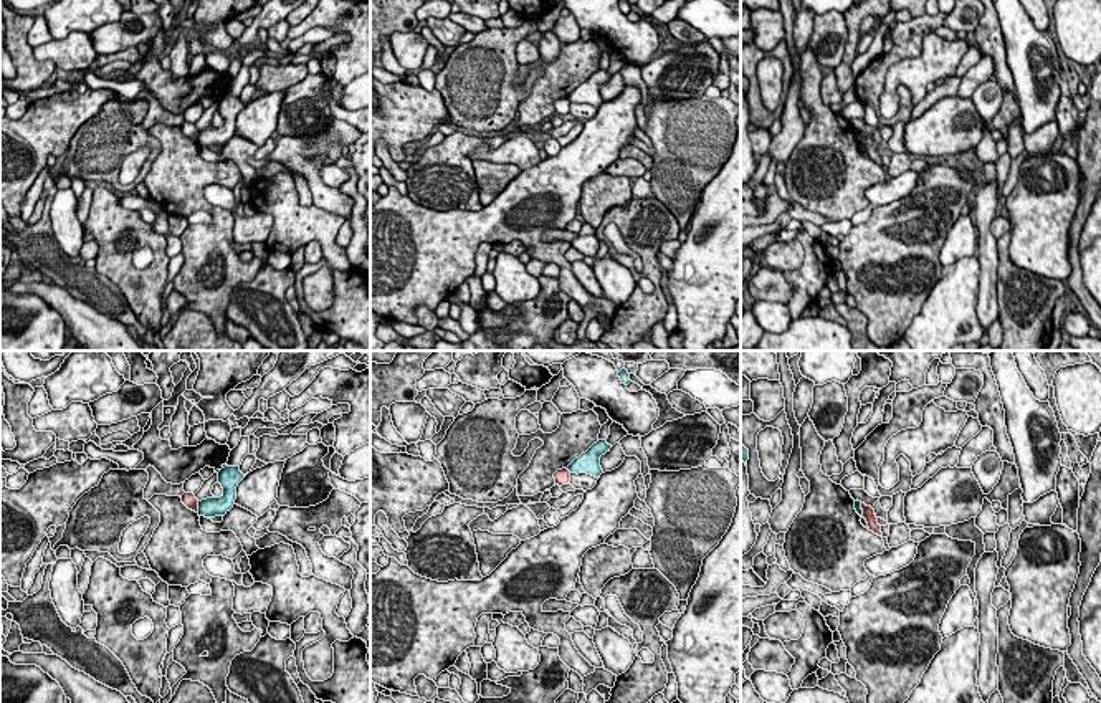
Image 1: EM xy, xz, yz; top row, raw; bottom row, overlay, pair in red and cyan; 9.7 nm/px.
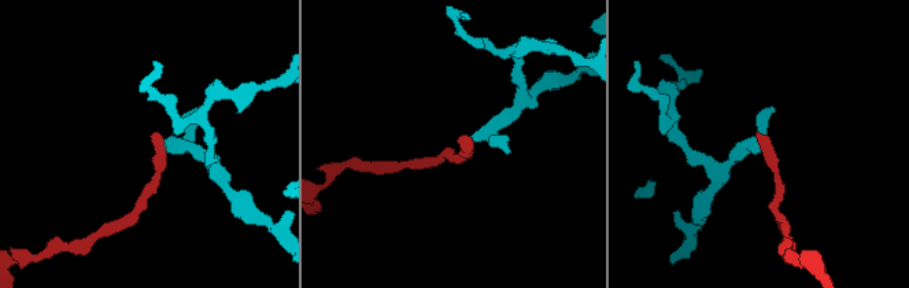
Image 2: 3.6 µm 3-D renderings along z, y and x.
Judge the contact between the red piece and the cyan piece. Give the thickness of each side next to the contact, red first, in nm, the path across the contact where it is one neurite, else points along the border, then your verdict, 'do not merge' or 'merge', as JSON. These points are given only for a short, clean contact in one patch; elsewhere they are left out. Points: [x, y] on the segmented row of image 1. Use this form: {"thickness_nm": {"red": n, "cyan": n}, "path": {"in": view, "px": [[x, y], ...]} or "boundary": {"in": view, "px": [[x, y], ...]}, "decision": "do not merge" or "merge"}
{"thickness_nm": {"red": 140, "cyan": 190}, "boundary": {"in": "xy", "px": [[197, 502], [199, 511]]}, "decision": "do not merge"}

